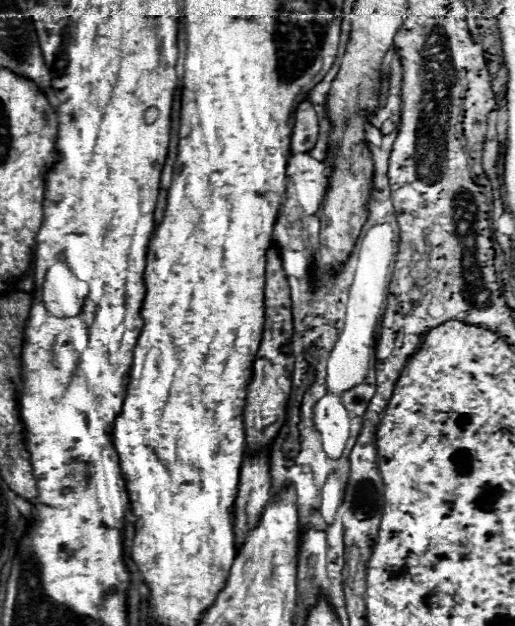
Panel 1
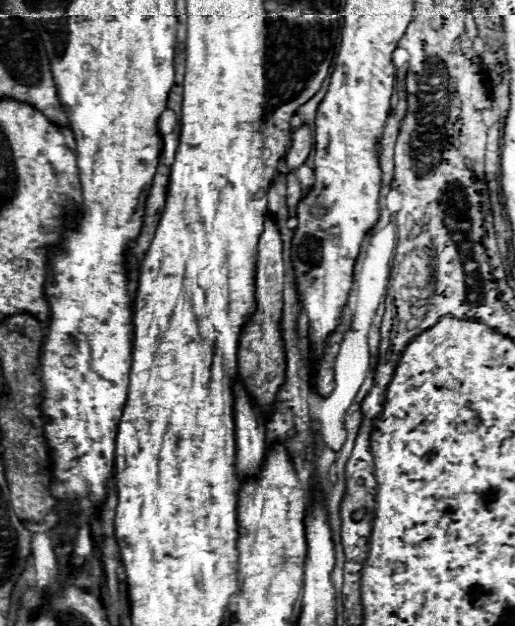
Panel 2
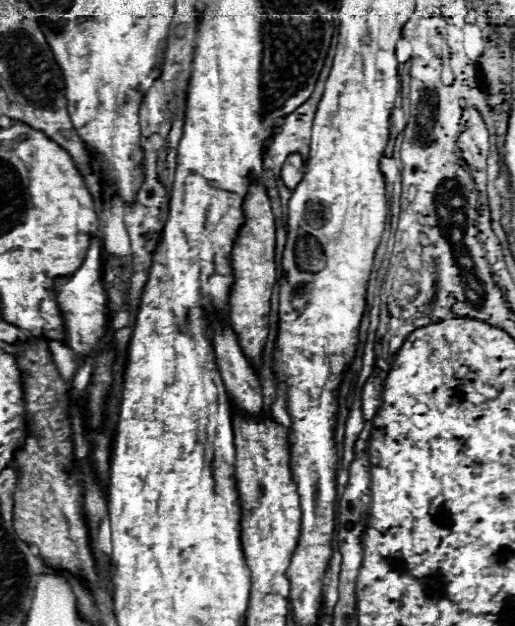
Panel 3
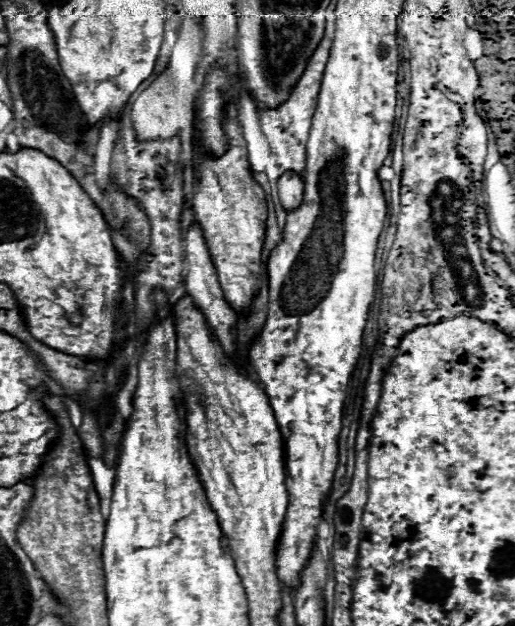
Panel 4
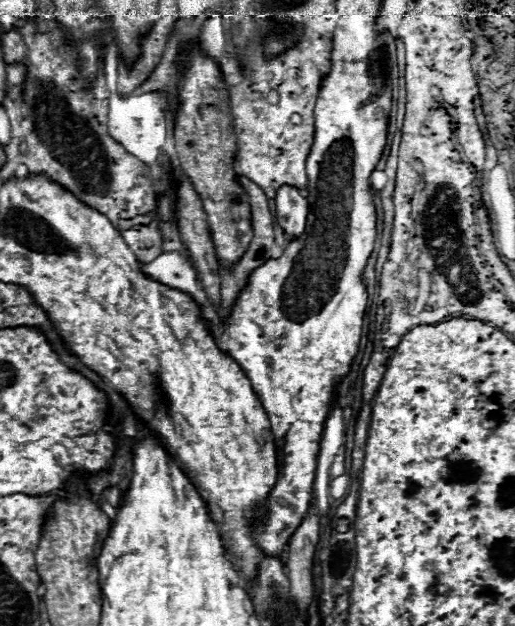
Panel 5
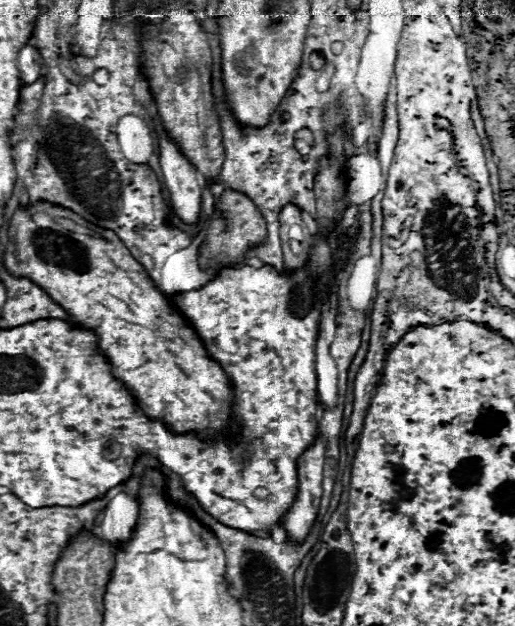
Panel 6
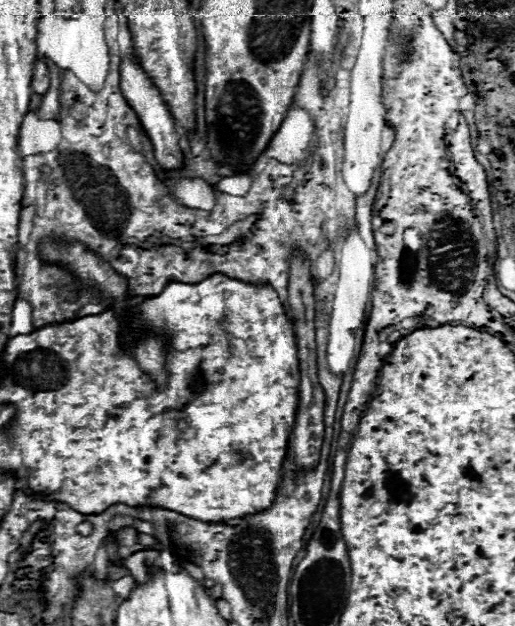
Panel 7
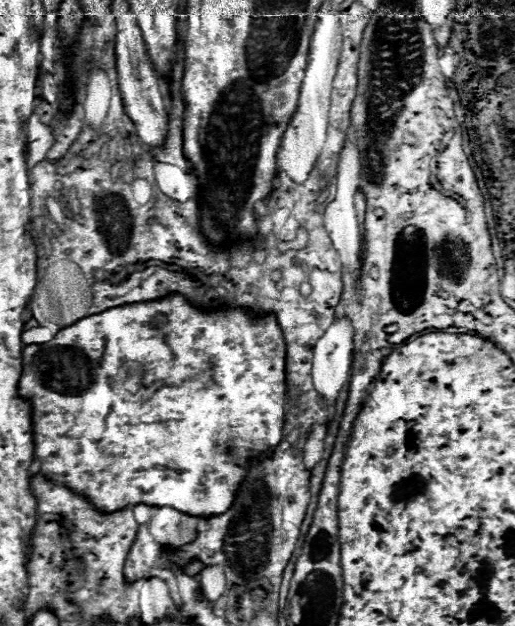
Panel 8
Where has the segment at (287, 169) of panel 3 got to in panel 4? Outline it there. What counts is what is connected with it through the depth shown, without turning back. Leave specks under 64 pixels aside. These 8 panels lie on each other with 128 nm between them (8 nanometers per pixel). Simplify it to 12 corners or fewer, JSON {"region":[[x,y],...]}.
{"region":[[292,170],[278,180],[278,196],[288,212],[300,206],[302,176]]}

